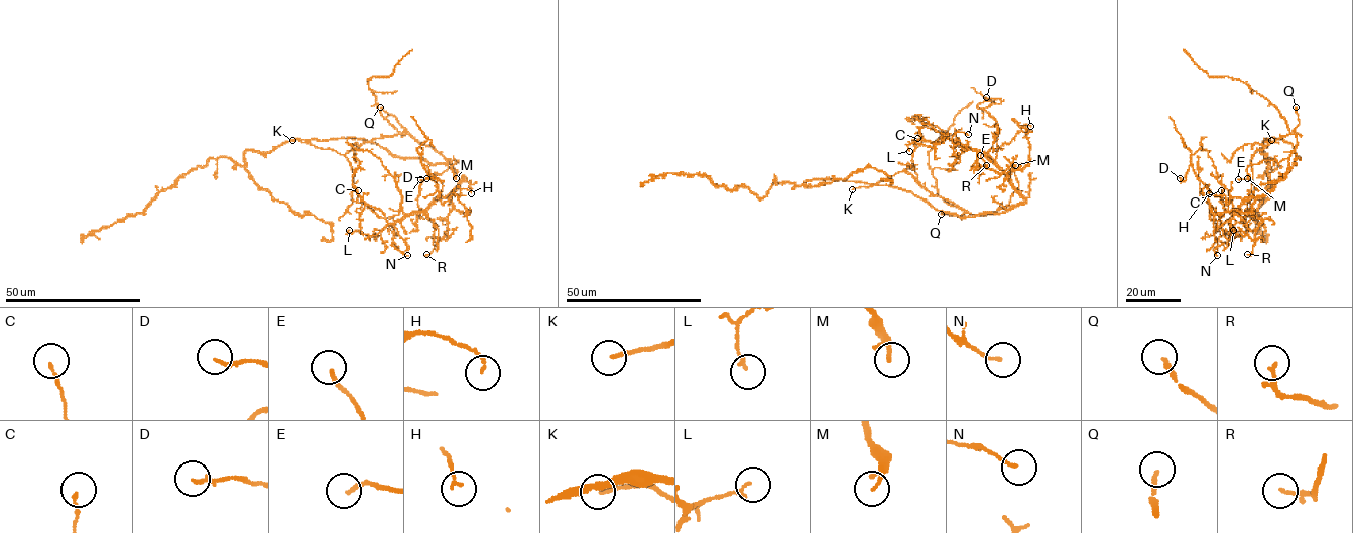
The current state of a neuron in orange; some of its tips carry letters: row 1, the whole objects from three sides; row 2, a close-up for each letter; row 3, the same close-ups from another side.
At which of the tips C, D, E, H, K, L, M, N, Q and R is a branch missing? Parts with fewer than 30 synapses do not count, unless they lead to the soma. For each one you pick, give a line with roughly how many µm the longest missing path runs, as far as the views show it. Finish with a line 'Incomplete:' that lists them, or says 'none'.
K: 25 µm
Incomplete: K

